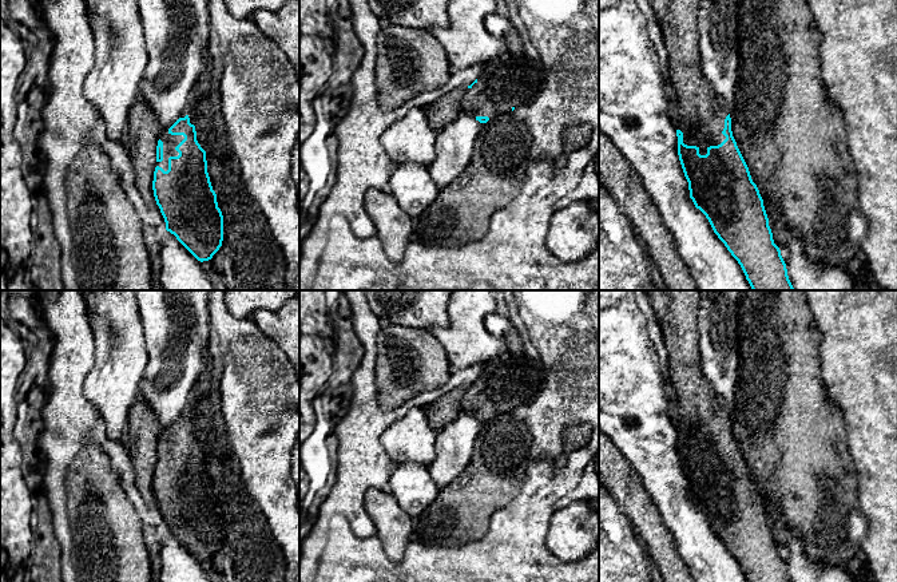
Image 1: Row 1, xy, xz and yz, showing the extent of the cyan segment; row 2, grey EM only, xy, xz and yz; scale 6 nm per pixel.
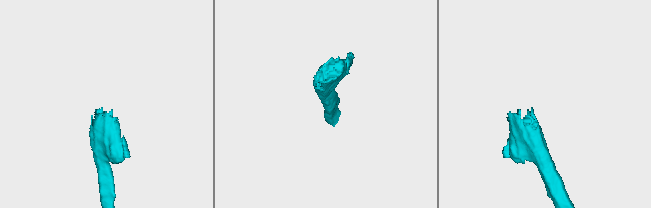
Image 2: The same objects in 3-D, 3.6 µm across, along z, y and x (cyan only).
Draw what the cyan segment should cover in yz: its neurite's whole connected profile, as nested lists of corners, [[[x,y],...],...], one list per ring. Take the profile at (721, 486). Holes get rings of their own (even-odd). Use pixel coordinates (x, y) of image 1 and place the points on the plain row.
[[[646,290],[660,324],[667,369],[679,413],[671,417],[678,455],[688,482],[690,498],[709,519],[714,532],[741,565],[749,582],[790,582],[786,563],[774,543],[763,499],[731,431],[731,417],[706,380],[698,348],[698,290]]]

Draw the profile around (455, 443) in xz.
[[[463,412],[457,419],[437,431],[436,456],[428,470],[440,487],[449,484],[465,471],[481,427],[483,423],[475,416]]]

